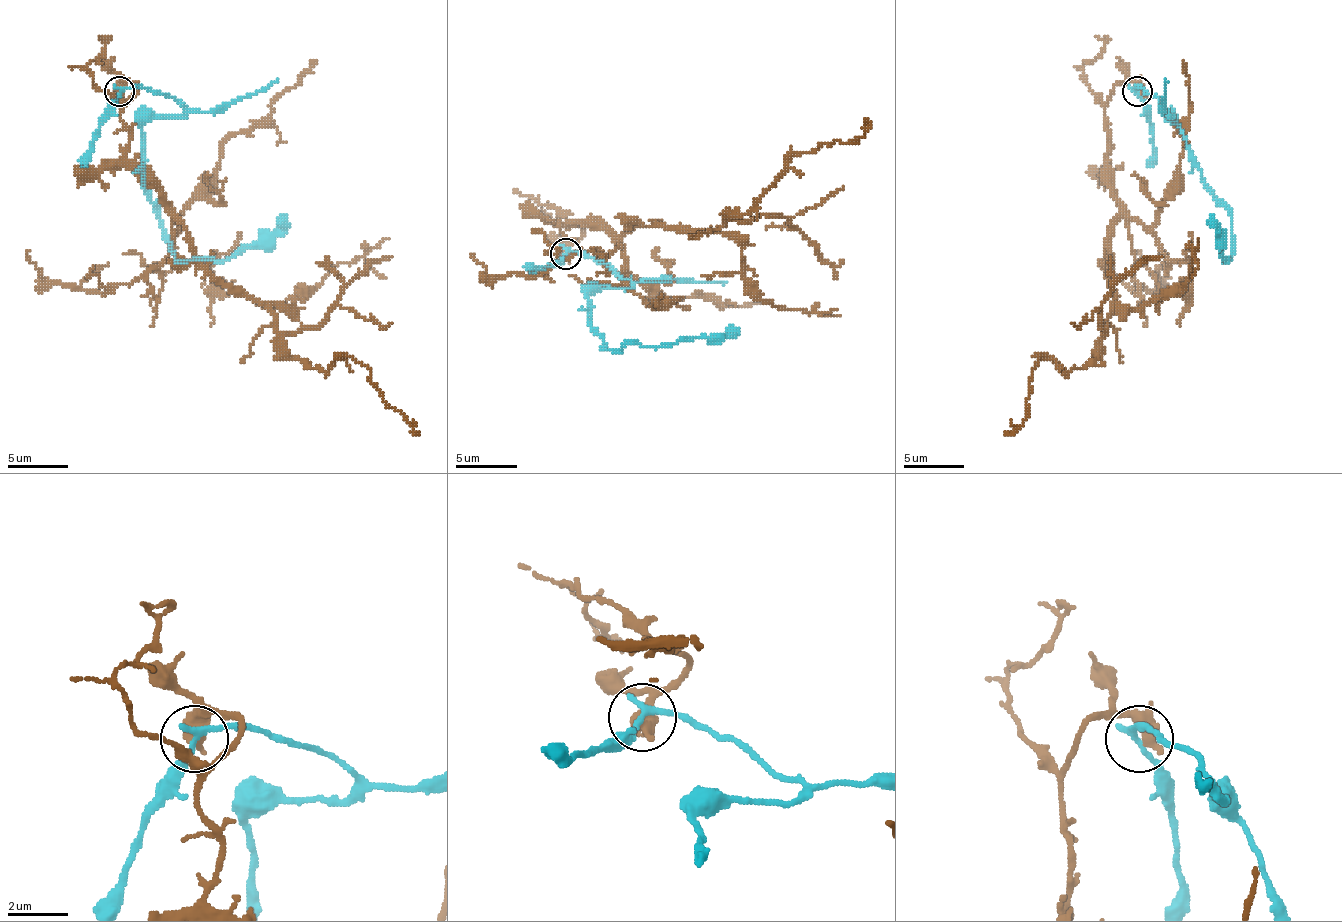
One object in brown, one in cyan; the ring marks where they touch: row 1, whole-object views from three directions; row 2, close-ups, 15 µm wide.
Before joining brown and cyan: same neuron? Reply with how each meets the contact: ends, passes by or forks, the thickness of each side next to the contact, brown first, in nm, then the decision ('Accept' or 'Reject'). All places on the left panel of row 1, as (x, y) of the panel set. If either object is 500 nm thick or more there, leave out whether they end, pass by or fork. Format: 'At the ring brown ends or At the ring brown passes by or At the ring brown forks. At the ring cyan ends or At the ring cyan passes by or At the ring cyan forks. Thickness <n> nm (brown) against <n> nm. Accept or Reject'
At the ring brown passes by. At the ring cyan passes by. Thickness 440 nm (brown) against 200 nm. Reject

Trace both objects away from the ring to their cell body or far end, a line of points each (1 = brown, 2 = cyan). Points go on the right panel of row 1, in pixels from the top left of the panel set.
1: (1138, 91), (1113, 88), (1104, 115), (1120, 220), (1101, 350), (1068, 371), (1038, 356), (1026, 420), (1005, 435)
2: (1138, 91), (1180, 124), (1201, 181), (1231, 217), (1228, 260), (1210, 214)

